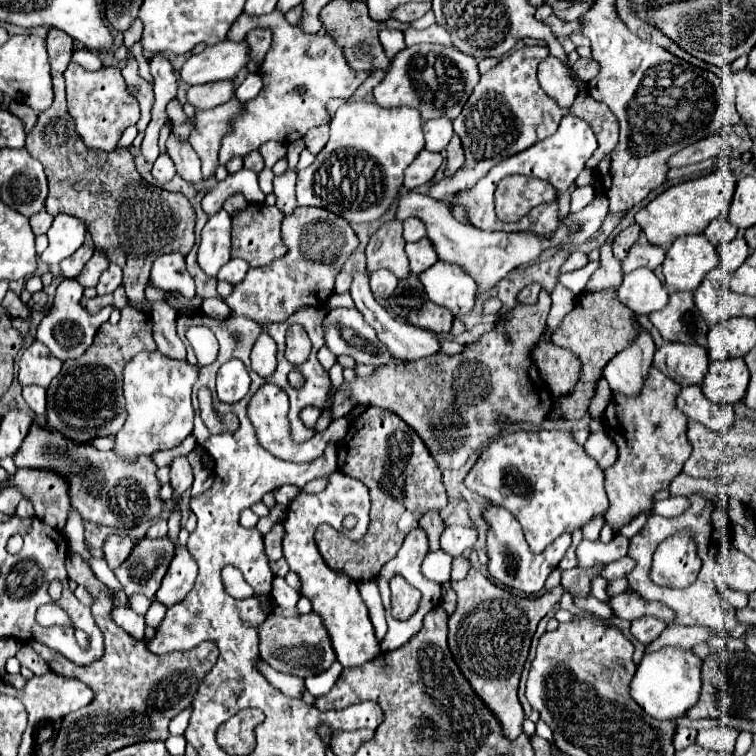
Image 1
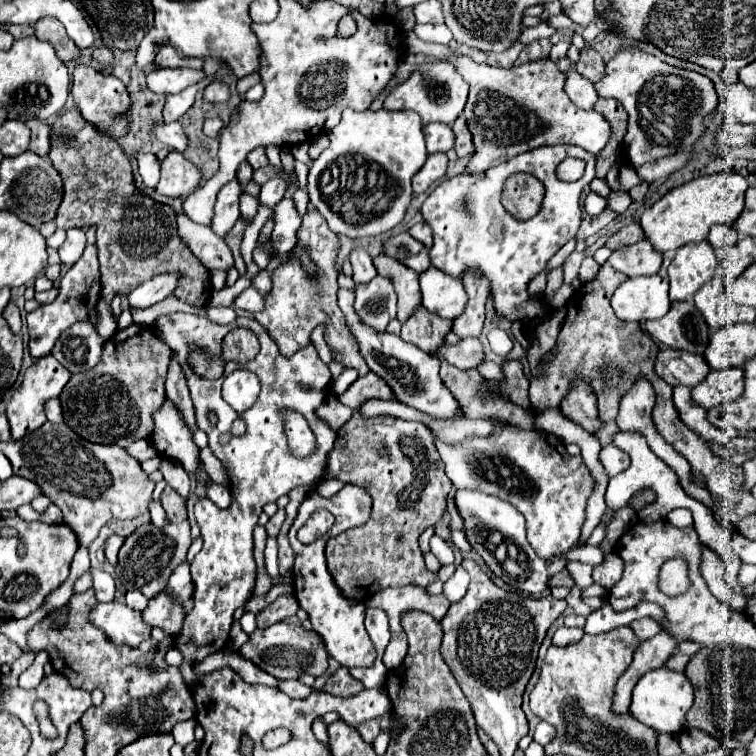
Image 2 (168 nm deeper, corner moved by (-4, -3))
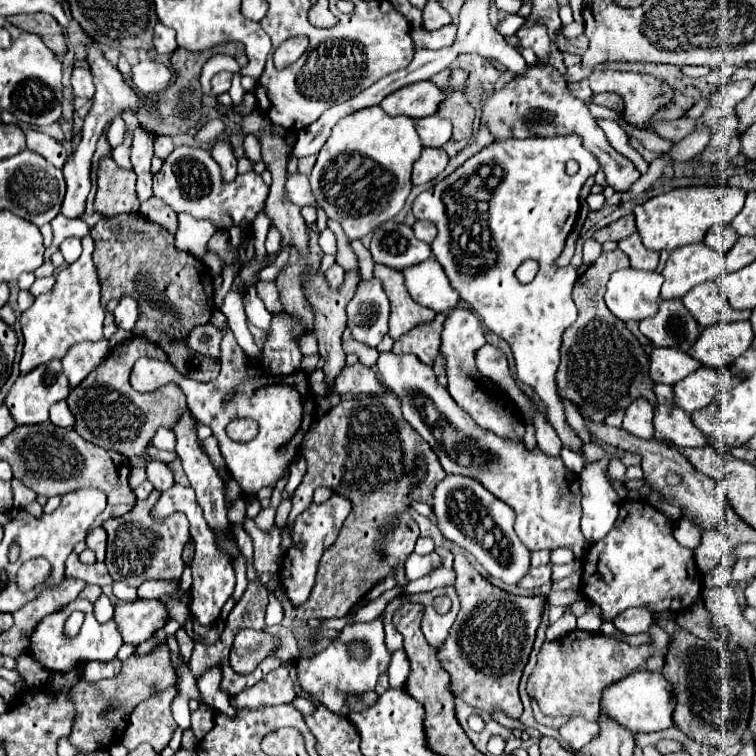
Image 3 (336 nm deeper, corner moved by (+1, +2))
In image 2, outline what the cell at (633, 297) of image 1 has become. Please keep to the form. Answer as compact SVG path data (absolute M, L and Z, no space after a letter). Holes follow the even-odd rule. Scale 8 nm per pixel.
M661 276L627 278L611 296L615 314L625 322L647 322L665 316L671 300L667 296L669 282Z

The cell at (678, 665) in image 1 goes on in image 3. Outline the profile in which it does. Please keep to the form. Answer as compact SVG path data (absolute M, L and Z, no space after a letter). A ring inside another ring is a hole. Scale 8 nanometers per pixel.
M634 671L622 681L616 681L614 685L608 685L604 689L602 701L600 701L602 713L614 717L618 723L628 727L632 733L652 733L652 731L662 731L674 725L672 713L676 707L674 693L672 693L672 683L658 671Z

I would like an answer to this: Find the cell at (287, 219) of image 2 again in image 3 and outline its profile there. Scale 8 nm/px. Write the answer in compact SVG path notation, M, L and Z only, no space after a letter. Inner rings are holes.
M270 225L270 231L268 231L264 245L266 245L266 253L276 253L280 249L280 233L274 225Z

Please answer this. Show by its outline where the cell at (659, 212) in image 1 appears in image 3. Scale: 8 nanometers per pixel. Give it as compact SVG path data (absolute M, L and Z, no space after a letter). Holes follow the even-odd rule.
M700 185L700 187L678 187L668 193L656 195L634 209L636 227L642 243L652 251L672 251L690 243L700 243L712 225L728 225L744 207L746 191L730 185Z

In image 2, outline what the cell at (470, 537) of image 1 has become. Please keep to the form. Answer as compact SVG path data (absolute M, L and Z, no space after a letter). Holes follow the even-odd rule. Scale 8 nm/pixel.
M439 536L431 538L431 552L437 556L441 566L453 564L453 550L451 550L451 546L445 540L441 540Z

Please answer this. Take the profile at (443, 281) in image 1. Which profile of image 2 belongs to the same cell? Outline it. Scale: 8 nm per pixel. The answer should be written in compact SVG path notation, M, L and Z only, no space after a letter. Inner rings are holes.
M435 266L419 274L419 284L423 294L423 306L429 312L453 320L461 314L461 310L465 310L467 292L463 284L457 282L455 278L449 278Z

